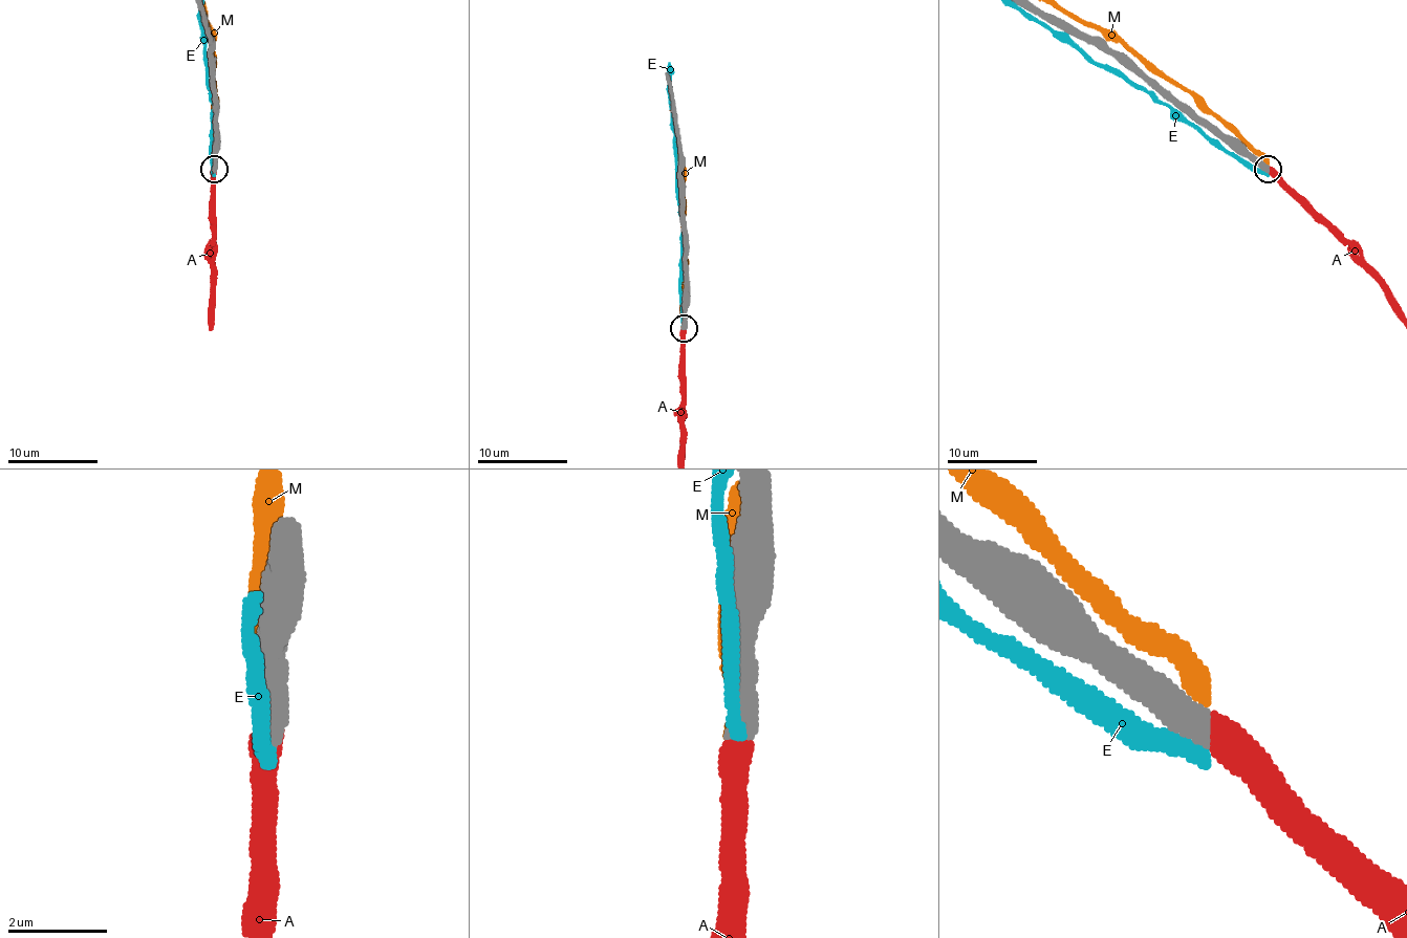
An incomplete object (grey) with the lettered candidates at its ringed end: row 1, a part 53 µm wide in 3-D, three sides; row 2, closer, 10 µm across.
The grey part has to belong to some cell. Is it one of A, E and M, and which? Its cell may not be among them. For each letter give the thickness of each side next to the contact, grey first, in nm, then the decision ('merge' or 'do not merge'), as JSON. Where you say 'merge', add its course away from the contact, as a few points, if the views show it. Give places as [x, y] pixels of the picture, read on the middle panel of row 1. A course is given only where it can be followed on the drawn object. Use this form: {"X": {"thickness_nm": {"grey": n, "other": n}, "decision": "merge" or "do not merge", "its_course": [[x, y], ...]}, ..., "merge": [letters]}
{"A": {"thickness_nm": {"grey": 600, "other": 550}, "decision": "merge"}, "E": {"thickness_nm": {"grey": 600, "other": 400}, "decision": "do not merge"}, "M": {"thickness_nm": {"grey": 700, "other": 480}, "decision": "do not merge"}, "merge": ["A"]}

